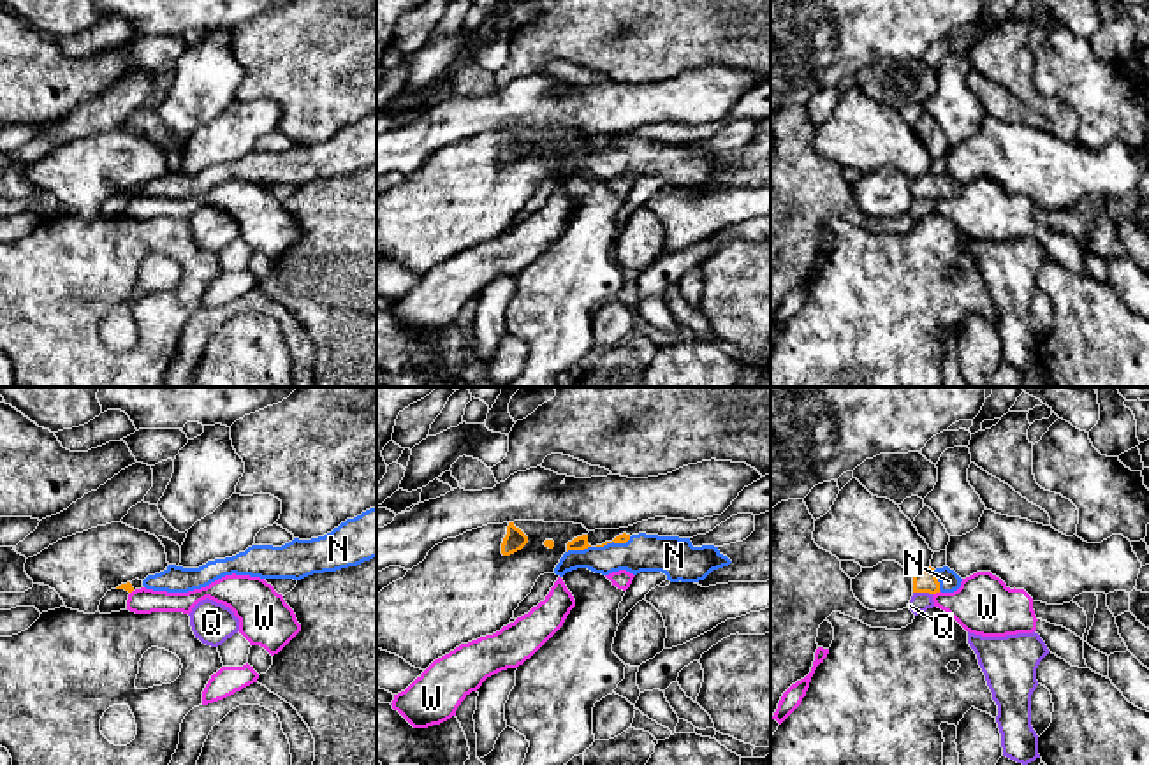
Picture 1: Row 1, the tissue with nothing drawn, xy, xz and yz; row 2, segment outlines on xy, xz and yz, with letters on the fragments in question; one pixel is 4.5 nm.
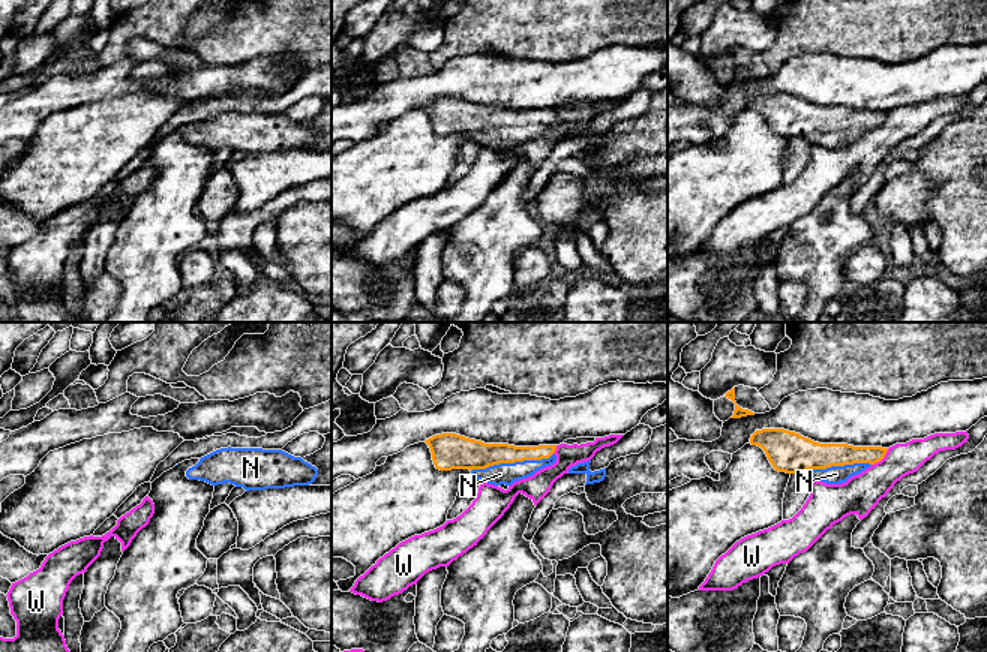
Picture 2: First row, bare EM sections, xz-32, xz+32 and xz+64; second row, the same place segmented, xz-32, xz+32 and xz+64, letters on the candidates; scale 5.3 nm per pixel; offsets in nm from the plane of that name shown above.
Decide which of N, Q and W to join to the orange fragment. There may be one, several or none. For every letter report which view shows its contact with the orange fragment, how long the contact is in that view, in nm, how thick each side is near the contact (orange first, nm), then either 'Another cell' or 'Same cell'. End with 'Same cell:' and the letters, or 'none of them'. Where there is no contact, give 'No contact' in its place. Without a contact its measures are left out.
N: Touches orange in xz. Shared border 120 nm. Thickness 60 nm (orange) against 140 nm. Same cell
Q: Touches orange in yz. Shared border 90 nm. Thickness 100 nm (orange) against 90 nm. Another cell
W: Touches orange in yz. Shared border 40 nm. Thickness 100 nm (orange) against 280 nm. Another cell
Same cell: N

